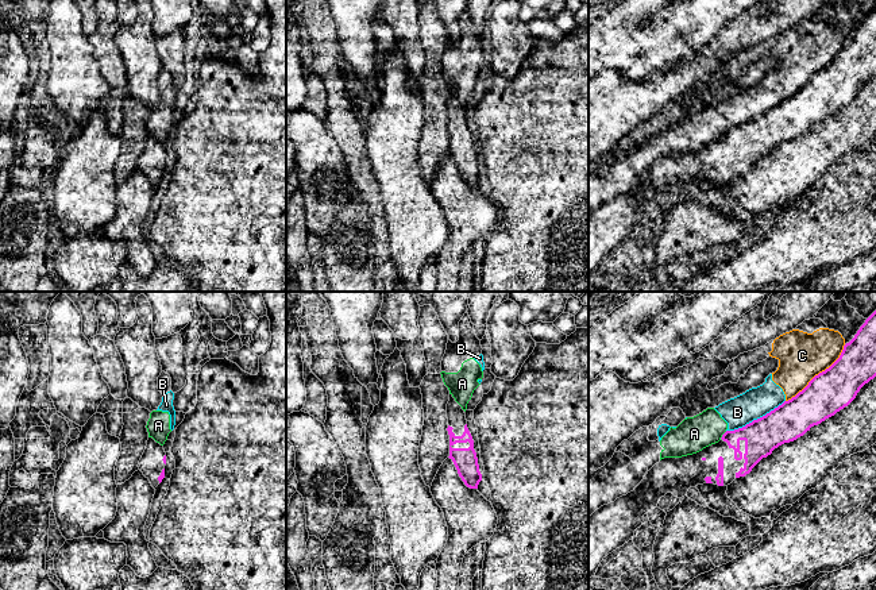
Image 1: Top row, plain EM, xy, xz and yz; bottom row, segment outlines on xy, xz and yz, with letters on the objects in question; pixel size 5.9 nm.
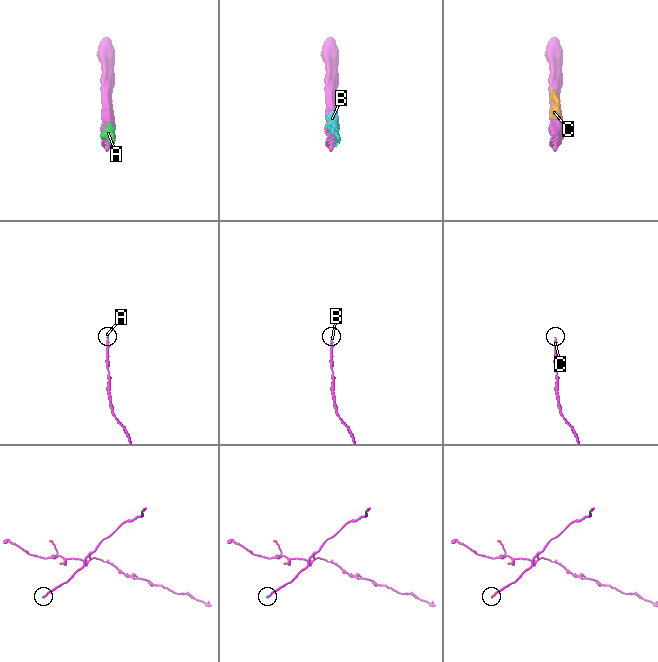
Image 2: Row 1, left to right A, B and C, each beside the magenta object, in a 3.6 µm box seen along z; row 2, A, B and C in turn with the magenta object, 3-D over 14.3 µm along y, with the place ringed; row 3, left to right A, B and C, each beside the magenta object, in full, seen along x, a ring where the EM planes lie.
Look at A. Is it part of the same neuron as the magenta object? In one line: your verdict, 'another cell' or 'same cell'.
another cell

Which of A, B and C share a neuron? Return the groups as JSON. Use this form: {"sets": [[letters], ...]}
{"sets": [["A", "B", "C"]]}

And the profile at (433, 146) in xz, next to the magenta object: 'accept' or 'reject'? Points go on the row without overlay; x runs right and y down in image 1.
reject

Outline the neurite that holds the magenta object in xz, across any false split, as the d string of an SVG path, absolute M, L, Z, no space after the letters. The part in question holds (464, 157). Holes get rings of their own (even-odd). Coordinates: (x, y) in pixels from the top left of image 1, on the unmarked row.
M449 92L447 101L448 132L449 132L449 157L454 159L459 174L470 186L478 186L482 178L474 138L467 126L466 111L462 104Z

